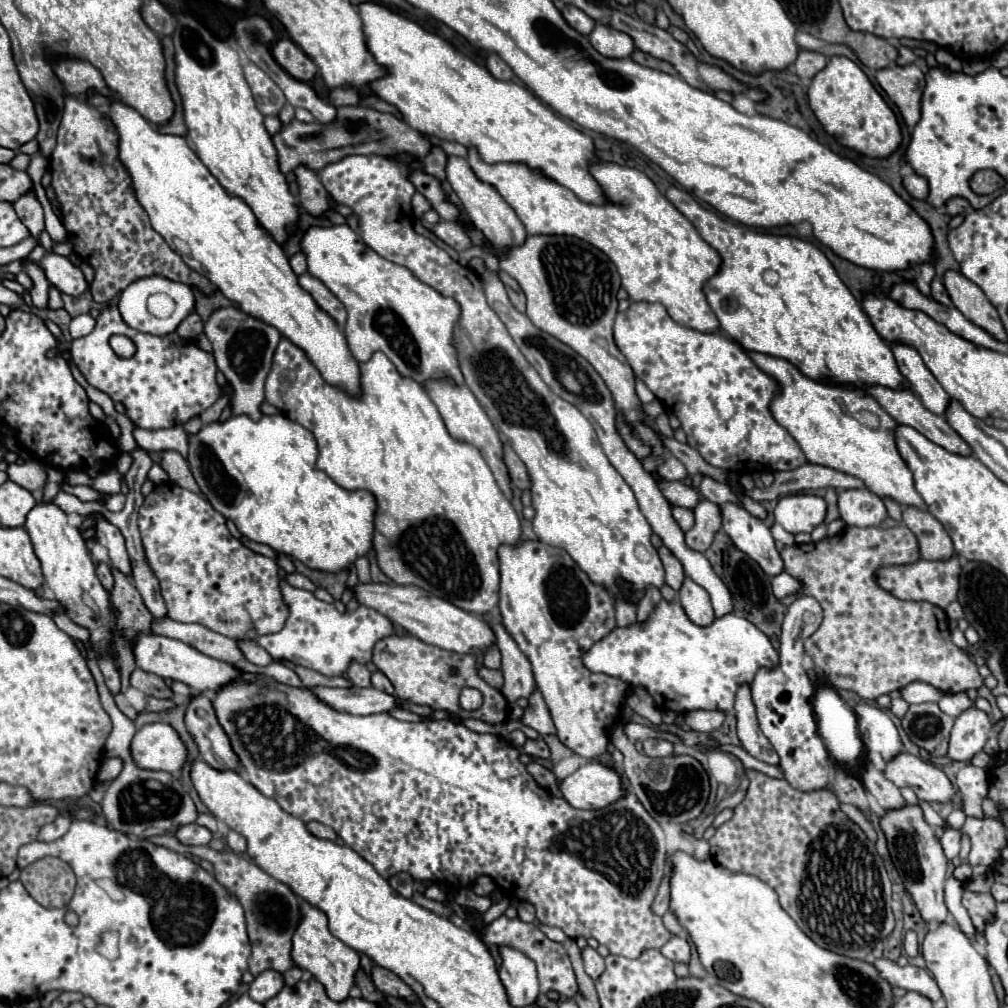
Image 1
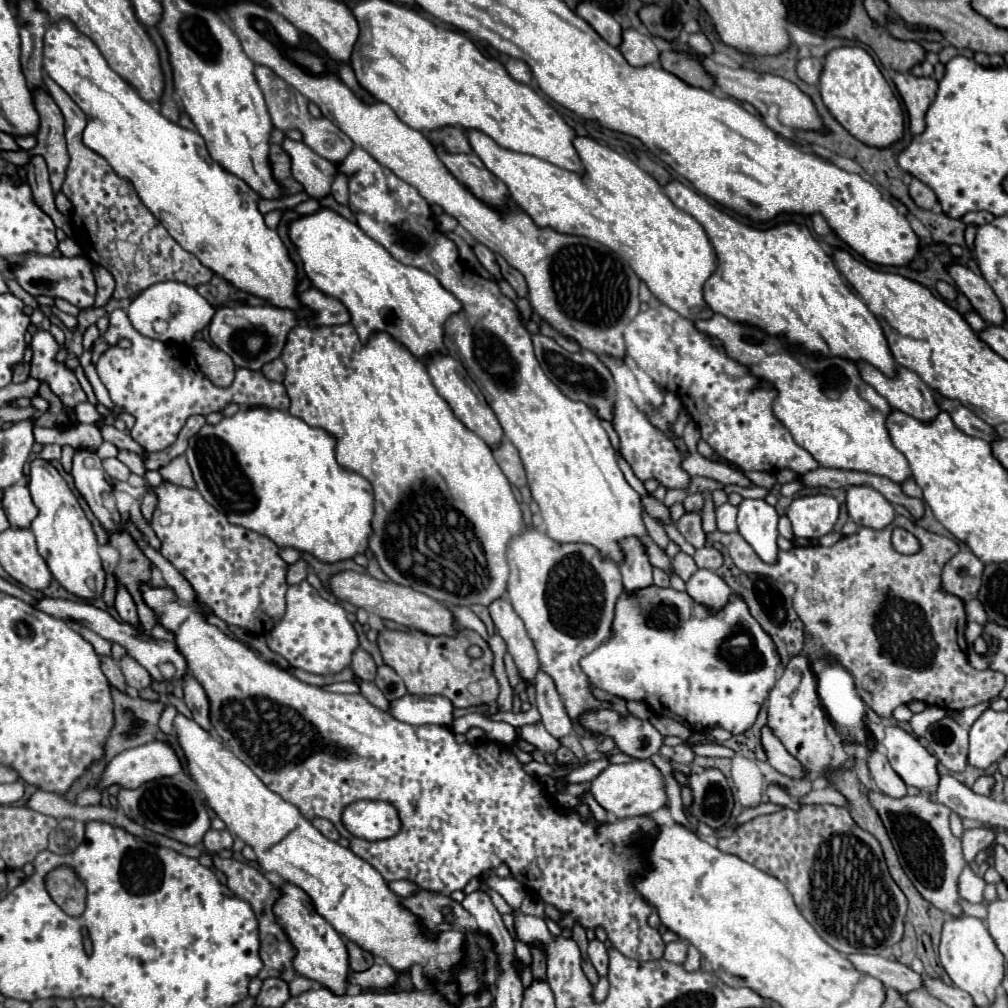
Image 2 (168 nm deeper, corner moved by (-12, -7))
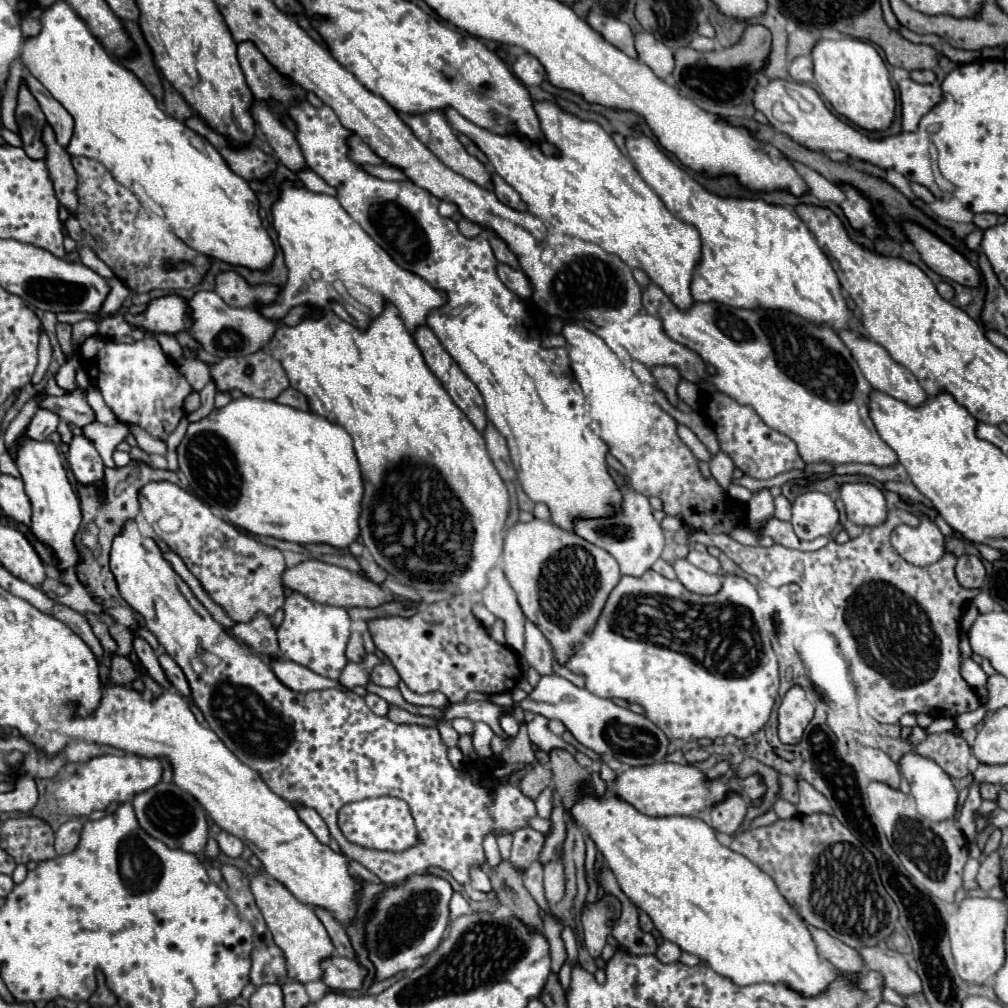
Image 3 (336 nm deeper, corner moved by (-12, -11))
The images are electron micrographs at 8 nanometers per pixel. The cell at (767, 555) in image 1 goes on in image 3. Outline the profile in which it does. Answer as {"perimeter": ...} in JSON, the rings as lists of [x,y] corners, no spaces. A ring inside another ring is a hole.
{"perimeter":[[[762,488],[754,492],[754,496],[748,502],[748,522],[752,524],[754,532],[758,532],[758,528],[772,516],[774,516],[774,498],[770,496],[770,490]]]}

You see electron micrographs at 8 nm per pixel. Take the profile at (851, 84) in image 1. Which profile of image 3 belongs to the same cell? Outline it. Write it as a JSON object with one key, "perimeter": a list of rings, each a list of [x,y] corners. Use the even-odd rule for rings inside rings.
{"perimeter":[[[842,36],[840,40],[820,38],[810,56],[814,62],[814,80],[838,114],[864,130],[886,130],[890,126],[894,120],[896,96],[886,62],[872,44],[850,36]]]}

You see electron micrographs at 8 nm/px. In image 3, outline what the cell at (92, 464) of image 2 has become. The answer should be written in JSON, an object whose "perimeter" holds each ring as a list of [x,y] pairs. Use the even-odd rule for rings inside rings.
{"perimeter":[[[74,436],[68,450],[68,466],[82,484],[98,484],[104,476],[104,464],[94,444],[84,436]]]}

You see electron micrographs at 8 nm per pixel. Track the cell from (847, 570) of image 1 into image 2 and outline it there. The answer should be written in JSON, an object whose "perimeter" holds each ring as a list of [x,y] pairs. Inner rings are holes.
{"perimeter":[[[898,516],[884,530],[860,528],[852,536],[840,538],[834,546],[794,546],[790,552],[778,554],[776,564],[764,564],[752,546],[738,534],[714,532],[714,542],[720,542],[728,548],[734,564],[748,574],[764,574],[778,582],[794,582],[798,588],[798,608],[796,614],[804,622],[808,634],[818,638],[828,654],[832,654],[854,678],[856,690],[860,698],[884,718],[890,718],[894,708],[900,704],[908,704],[912,700],[922,700],[926,704],[936,704],[946,710],[964,710],[978,702],[990,700],[998,696],[998,692],[1006,686],[1006,676],[994,670],[974,670],[968,662],[968,644],[964,640],[966,628],[966,612],[964,602],[952,594],[944,594],[940,590],[940,572],[944,564],[960,550],[958,544],[950,538],[932,534],[910,518]],[[894,528],[904,528],[918,538],[920,550],[916,554],[900,554],[892,548],[890,536]],[[900,602],[904,606],[914,606],[922,618],[910,618],[910,614],[900,614],[894,618],[892,604]]]}

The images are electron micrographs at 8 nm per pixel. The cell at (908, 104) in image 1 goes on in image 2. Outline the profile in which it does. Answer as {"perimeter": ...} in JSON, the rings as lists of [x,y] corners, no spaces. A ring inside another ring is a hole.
{"perimeter":[[[910,72],[904,74],[896,74],[894,78],[896,90],[902,96],[908,116],[910,116],[910,132],[912,134],[922,134],[926,128],[926,112],[928,106],[932,104],[934,96],[936,96],[936,88],[938,82],[934,78],[918,78],[912,76]]]}

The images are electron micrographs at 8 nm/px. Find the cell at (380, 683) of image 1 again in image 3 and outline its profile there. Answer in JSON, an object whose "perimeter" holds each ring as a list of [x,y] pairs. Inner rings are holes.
{"perimeter":[[[384,662],[384,664],[376,664],[372,668],[372,682],[378,686],[398,686],[400,676],[392,664]]]}

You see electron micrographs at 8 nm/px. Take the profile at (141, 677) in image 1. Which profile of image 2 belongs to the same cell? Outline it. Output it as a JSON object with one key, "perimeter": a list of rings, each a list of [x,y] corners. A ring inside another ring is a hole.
{"perimeter":[[[124,656],[120,660],[120,668],[122,668],[124,676],[126,676],[126,684],[128,686],[132,686],[136,690],[144,690],[144,688],[150,688],[152,686],[152,676],[134,658]]]}

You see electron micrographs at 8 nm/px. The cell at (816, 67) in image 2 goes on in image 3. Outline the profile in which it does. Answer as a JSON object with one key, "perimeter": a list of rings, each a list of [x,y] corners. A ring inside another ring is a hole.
{"perimeter":[[[798,56],[792,60],[790,68],[788,68],[790,76],[796,80],[796,82],[804,82],[804,84],[810,84],[812,82],[812,60],[810,56]]]}

